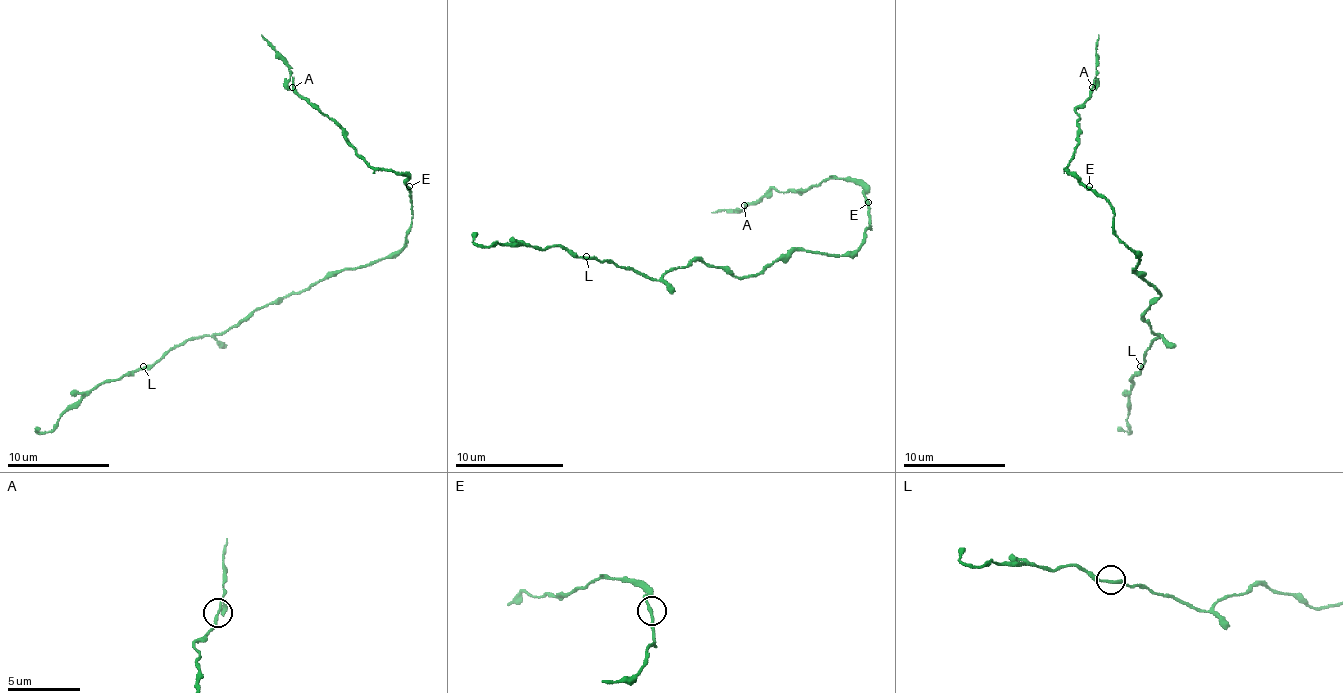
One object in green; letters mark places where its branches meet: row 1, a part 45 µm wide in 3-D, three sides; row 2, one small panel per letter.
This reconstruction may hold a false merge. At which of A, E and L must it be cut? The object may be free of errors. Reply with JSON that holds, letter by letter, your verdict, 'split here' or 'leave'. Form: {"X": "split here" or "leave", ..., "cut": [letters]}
{"A": "leave", "E": "leave", "L": "leave", "cut": []}

